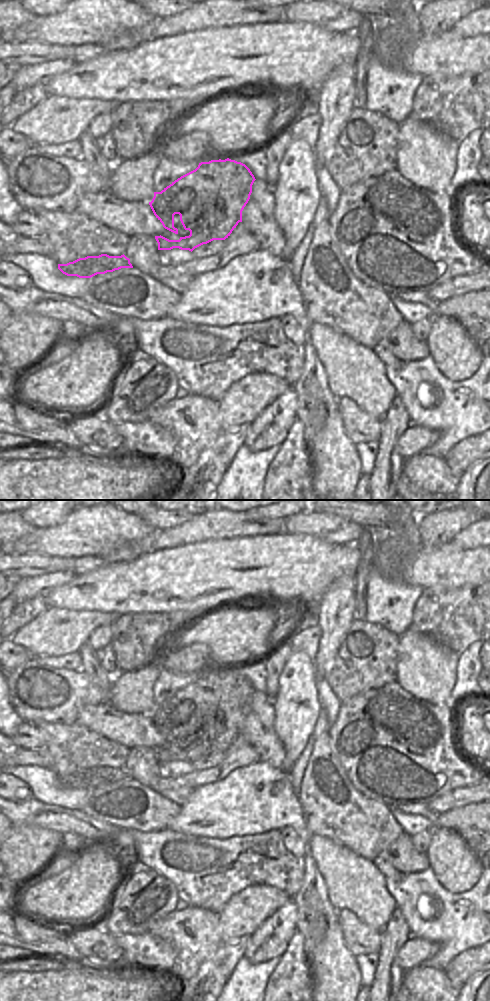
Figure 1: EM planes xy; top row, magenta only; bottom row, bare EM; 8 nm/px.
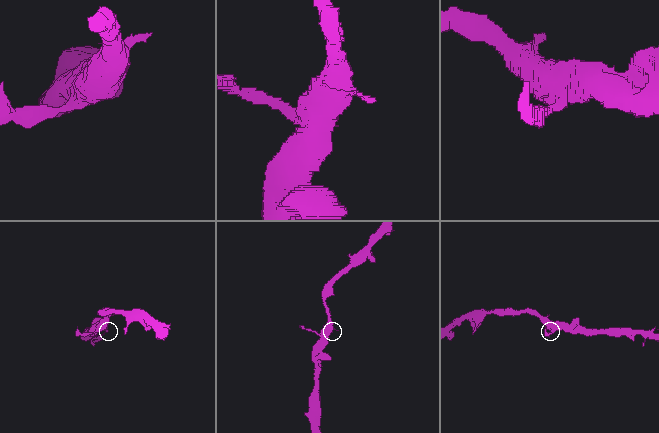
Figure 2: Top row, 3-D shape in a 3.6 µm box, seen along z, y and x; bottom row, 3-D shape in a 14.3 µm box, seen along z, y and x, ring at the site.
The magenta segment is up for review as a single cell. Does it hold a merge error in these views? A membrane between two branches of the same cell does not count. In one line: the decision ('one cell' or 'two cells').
one cell

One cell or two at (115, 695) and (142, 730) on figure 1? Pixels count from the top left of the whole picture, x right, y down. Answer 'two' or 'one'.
two

